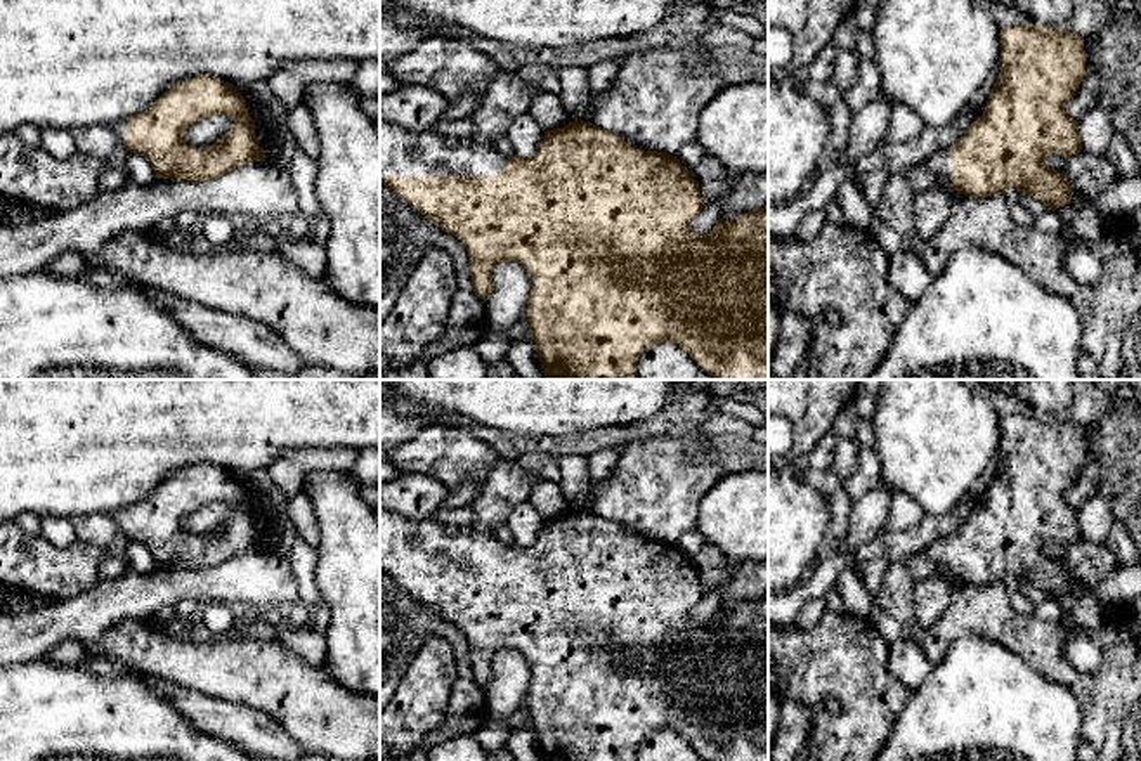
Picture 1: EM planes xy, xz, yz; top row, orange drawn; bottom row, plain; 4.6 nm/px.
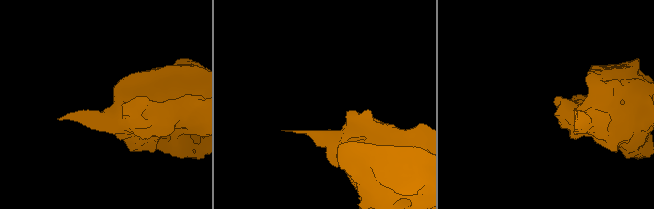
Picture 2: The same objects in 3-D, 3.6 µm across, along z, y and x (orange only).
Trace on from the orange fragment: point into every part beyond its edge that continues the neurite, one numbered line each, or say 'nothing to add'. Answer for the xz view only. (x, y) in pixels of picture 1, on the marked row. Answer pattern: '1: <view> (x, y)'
1: xz (403, 151)

